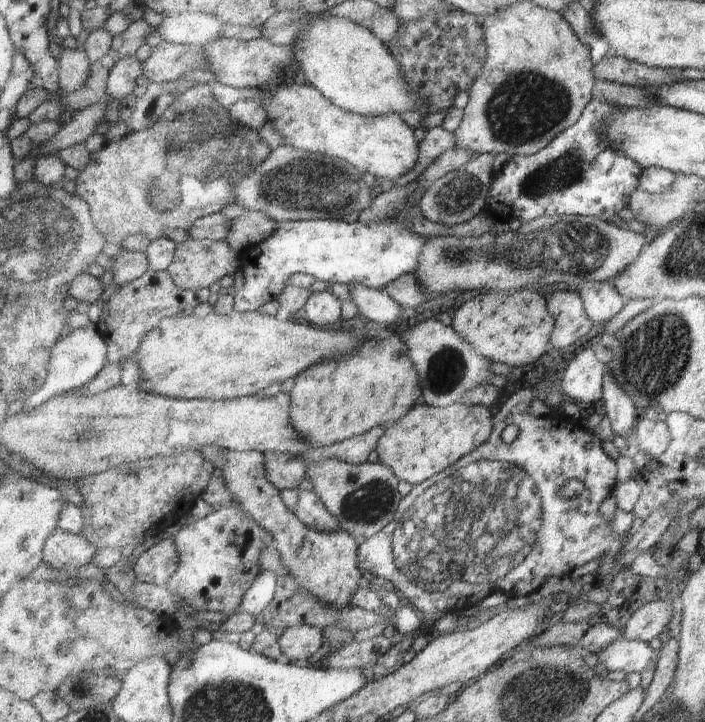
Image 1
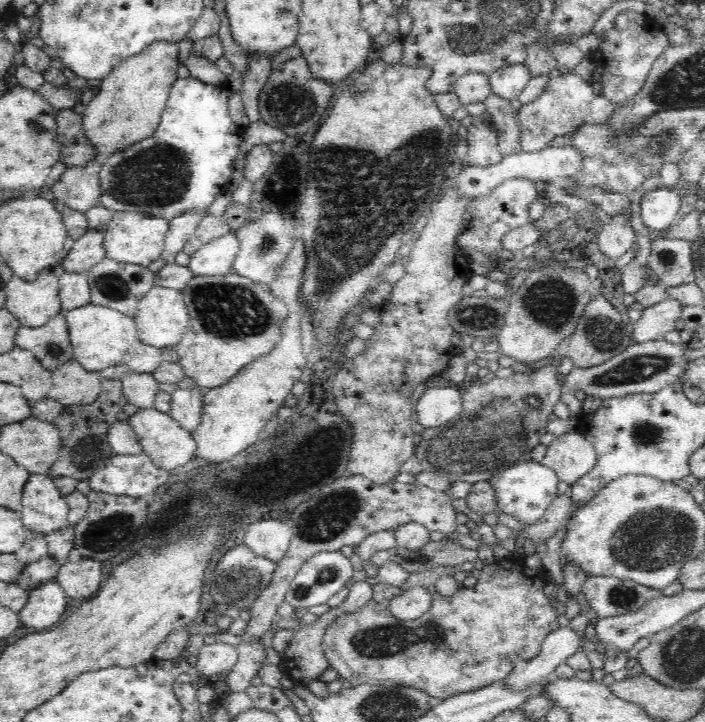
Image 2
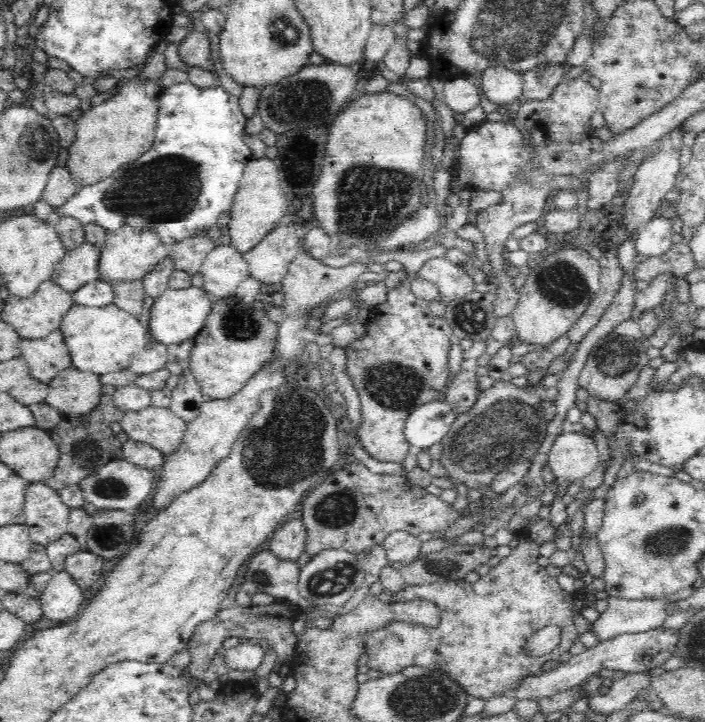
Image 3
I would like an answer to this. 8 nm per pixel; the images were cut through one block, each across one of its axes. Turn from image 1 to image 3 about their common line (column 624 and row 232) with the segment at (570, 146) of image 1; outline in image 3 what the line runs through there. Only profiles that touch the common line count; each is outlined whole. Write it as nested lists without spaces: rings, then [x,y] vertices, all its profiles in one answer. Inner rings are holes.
[[[188,80],[164,87],[159,93],[155,141],[151,149],[102,182],[76,191],[62,206],[54,207],[54,216],[75,218],[84,227],[97,224],[108,232],[124,225],[150,229],[169,247],[194,236],[207,236],[218,218],[230,210],[246,164],[254,158],[244,142],[246,120],[239,100],[230,96],[220,84],[198,88]]]

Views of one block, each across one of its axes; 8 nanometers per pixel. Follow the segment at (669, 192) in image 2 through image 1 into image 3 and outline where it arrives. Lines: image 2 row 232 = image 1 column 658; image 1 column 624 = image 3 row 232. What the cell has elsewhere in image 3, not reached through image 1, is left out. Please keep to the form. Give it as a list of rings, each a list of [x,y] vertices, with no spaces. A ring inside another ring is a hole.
[[[663,216],[653,217],[646,226],[638,230],[636,239],[637,254],[644,258],[656,258],[670,251],[672,243],[671,219]]]

